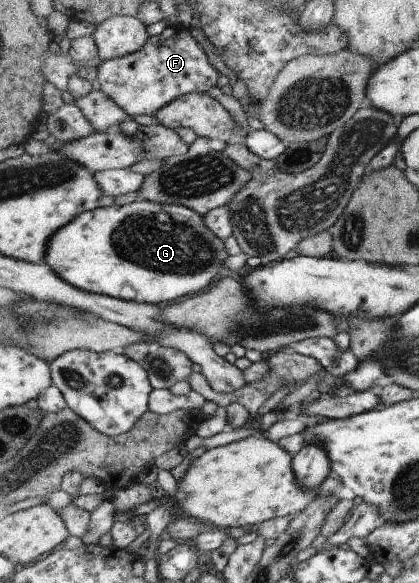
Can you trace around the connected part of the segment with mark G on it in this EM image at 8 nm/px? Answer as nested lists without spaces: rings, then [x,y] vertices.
[[[138,197],[133,203],[122,207],[99,207],[79,215],[73,223],[69,223],[69,227],[57,231],[55,239],[49,243],[51,247],[47,249],[44,263],[53,269],[55,275],[63,277],[63,281],[67,279],[67,283],[89,293],[159,306],[172,304],[207,291],[223,272],[229,272],[225,259],[229,259],[232,253],[227,253],[223,237],[217,237],[207,227],[203,217],[205,215],[185,205],[155,203],[145,197]]]

